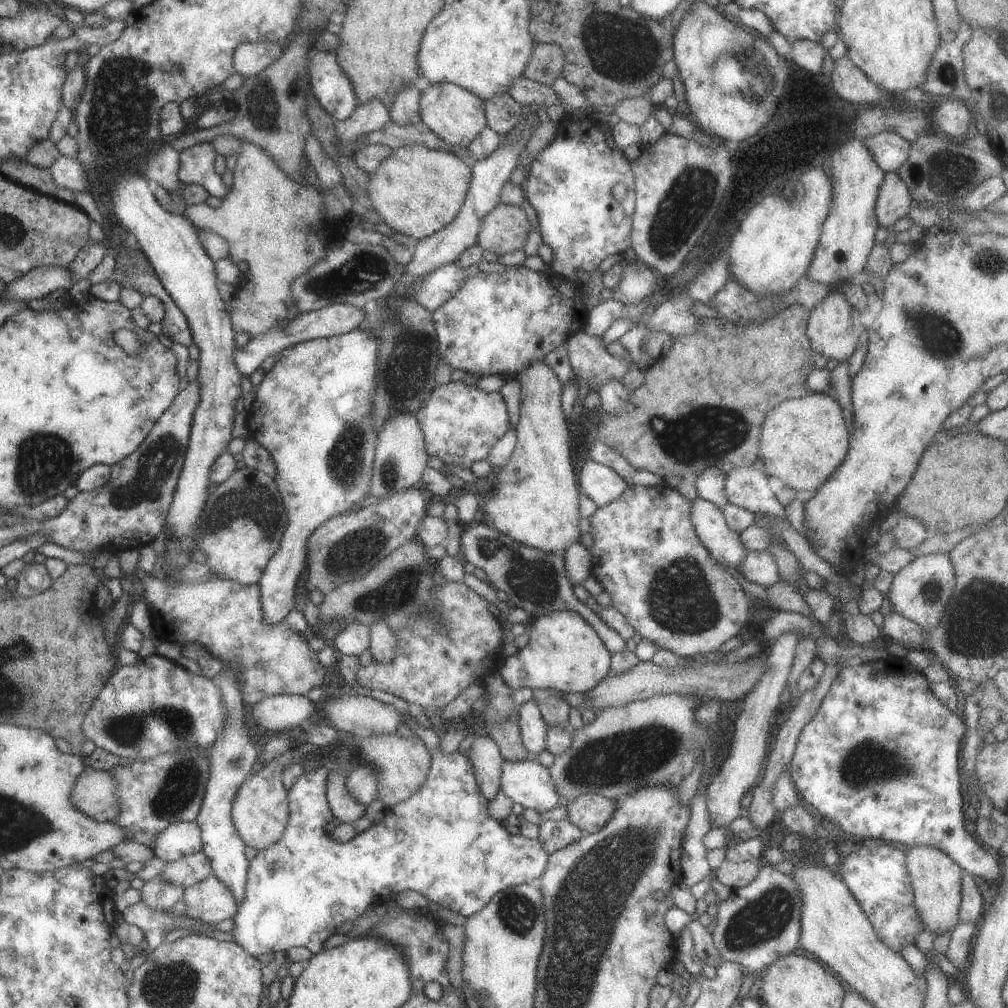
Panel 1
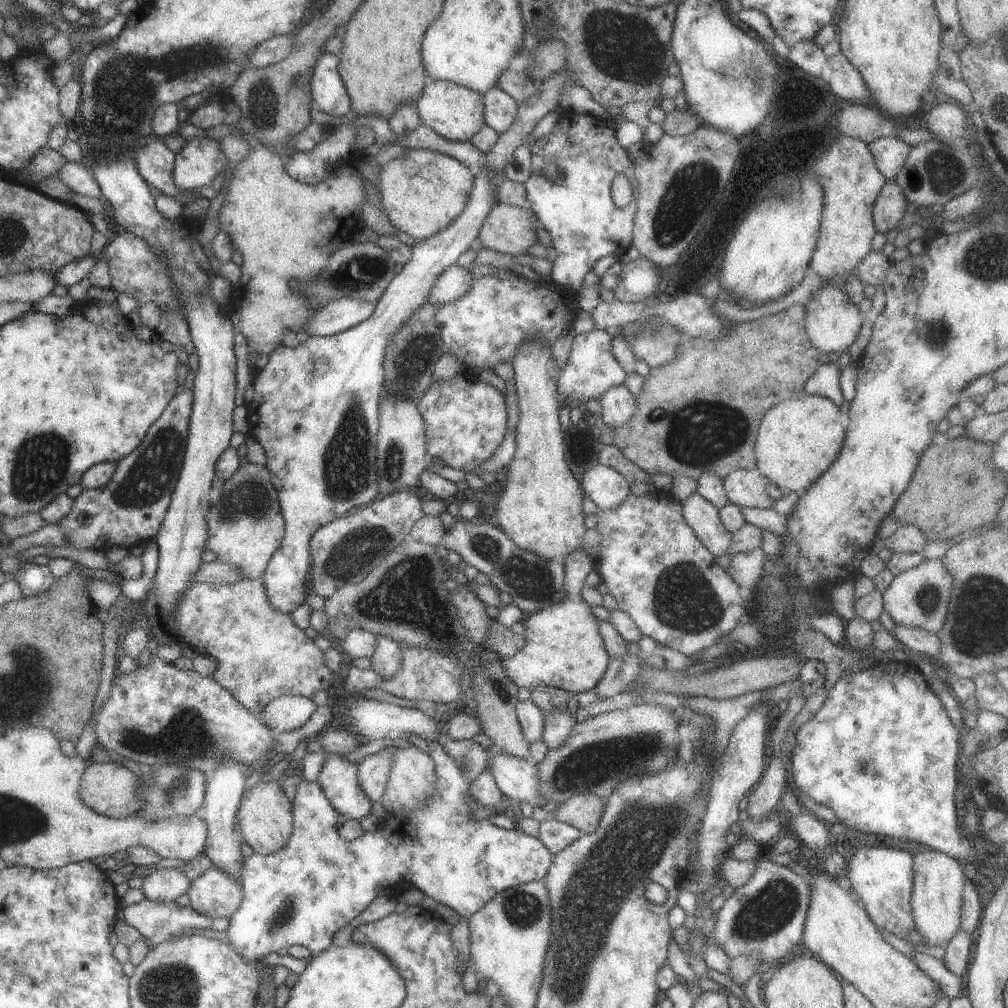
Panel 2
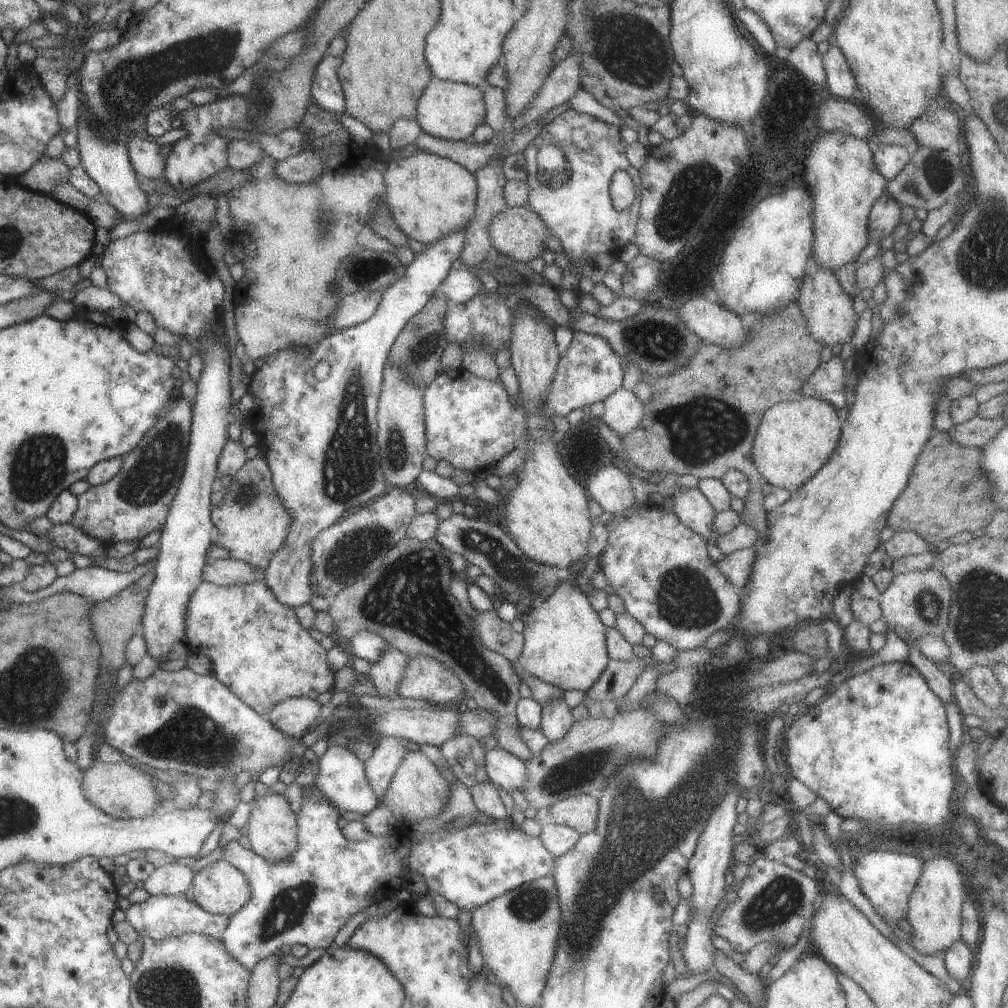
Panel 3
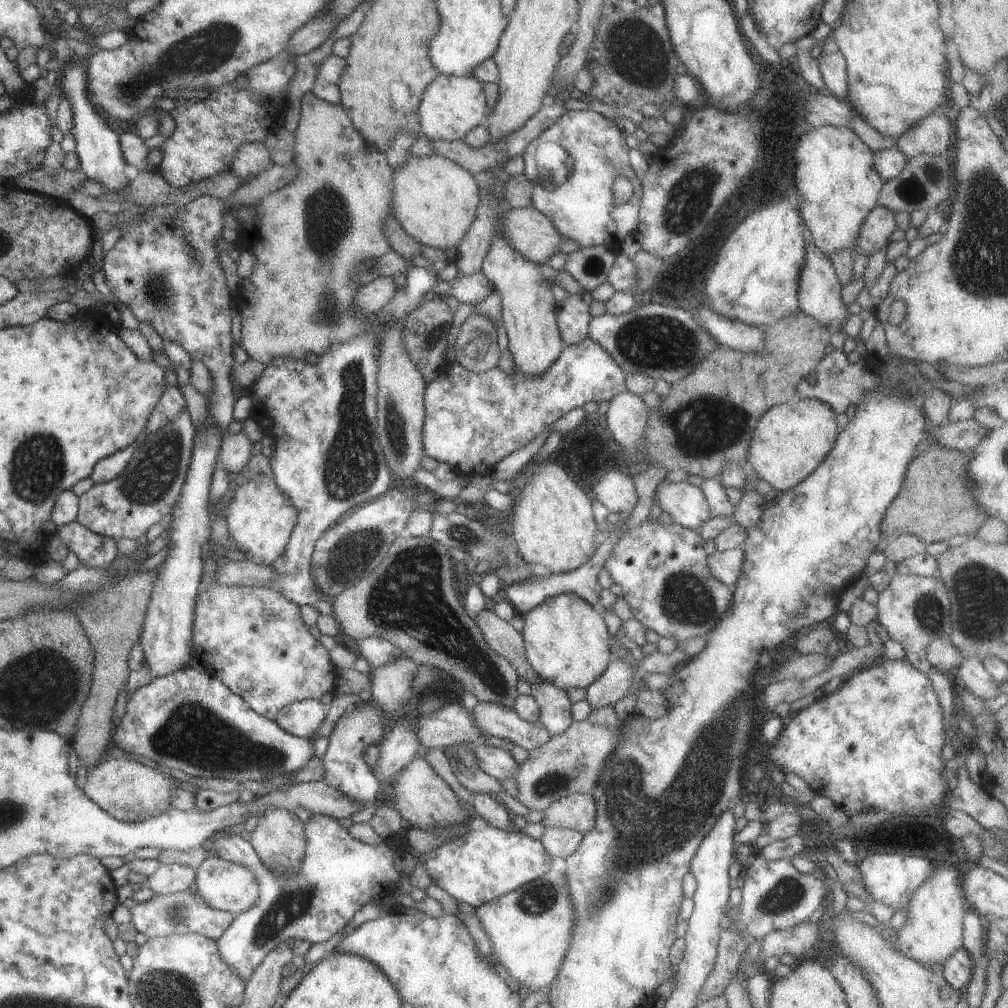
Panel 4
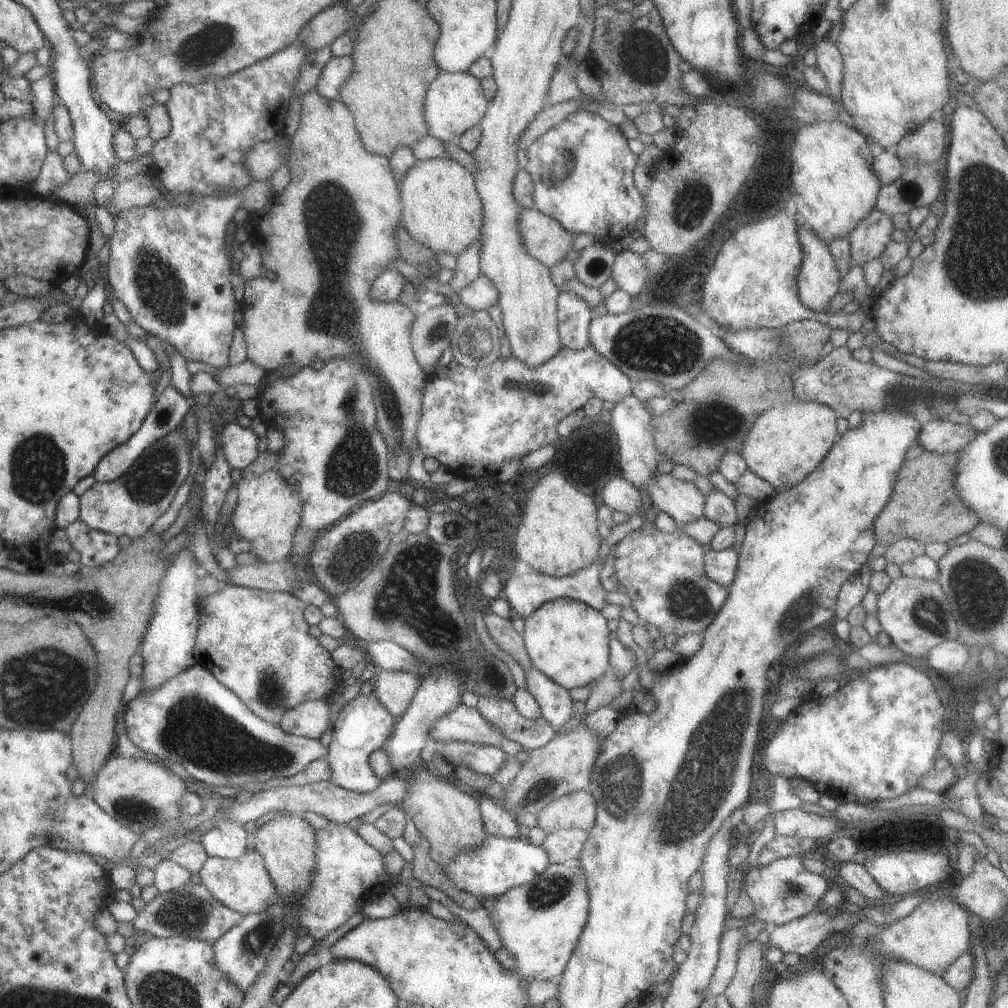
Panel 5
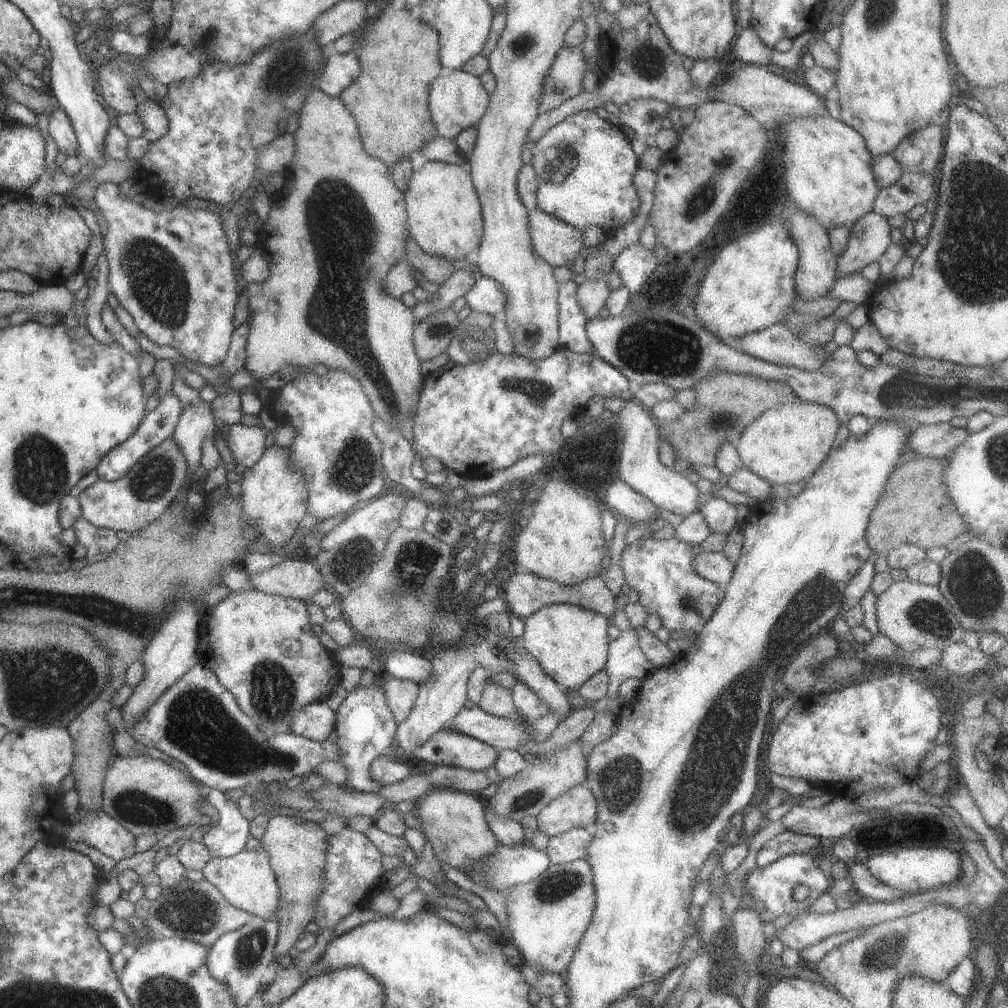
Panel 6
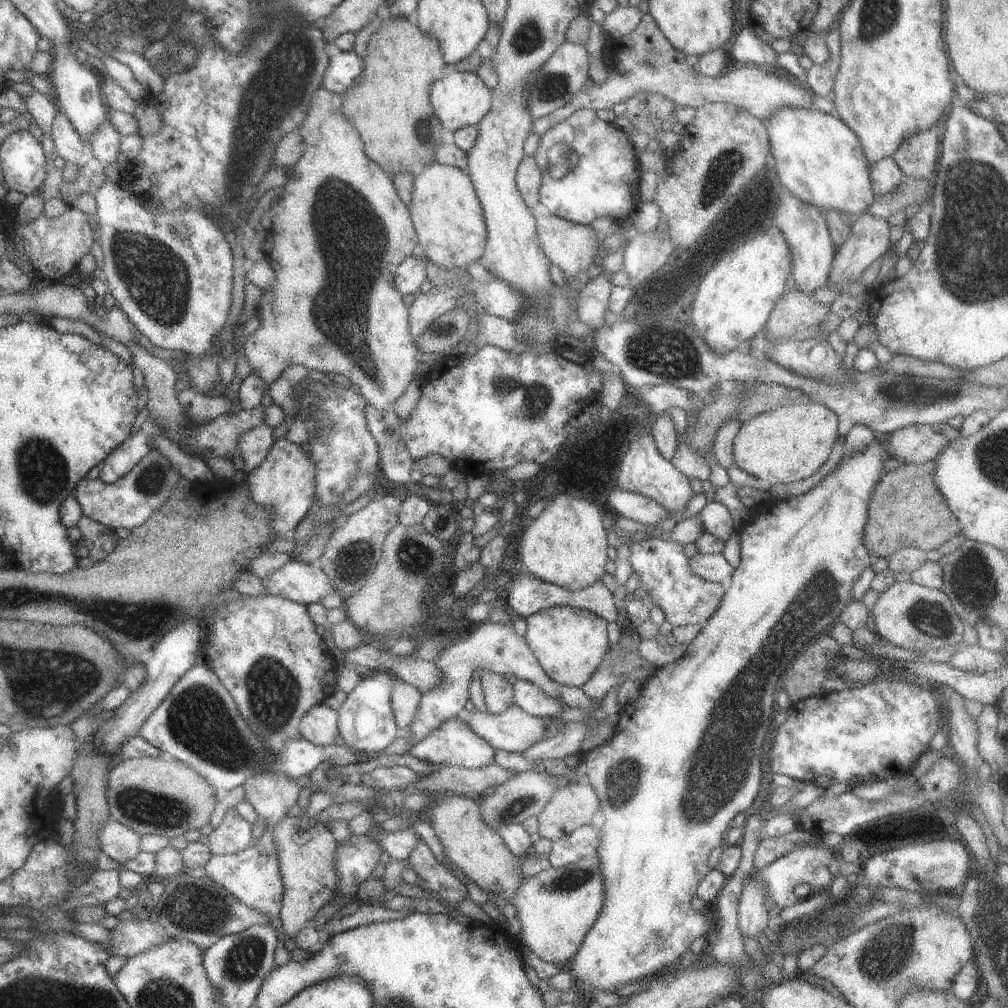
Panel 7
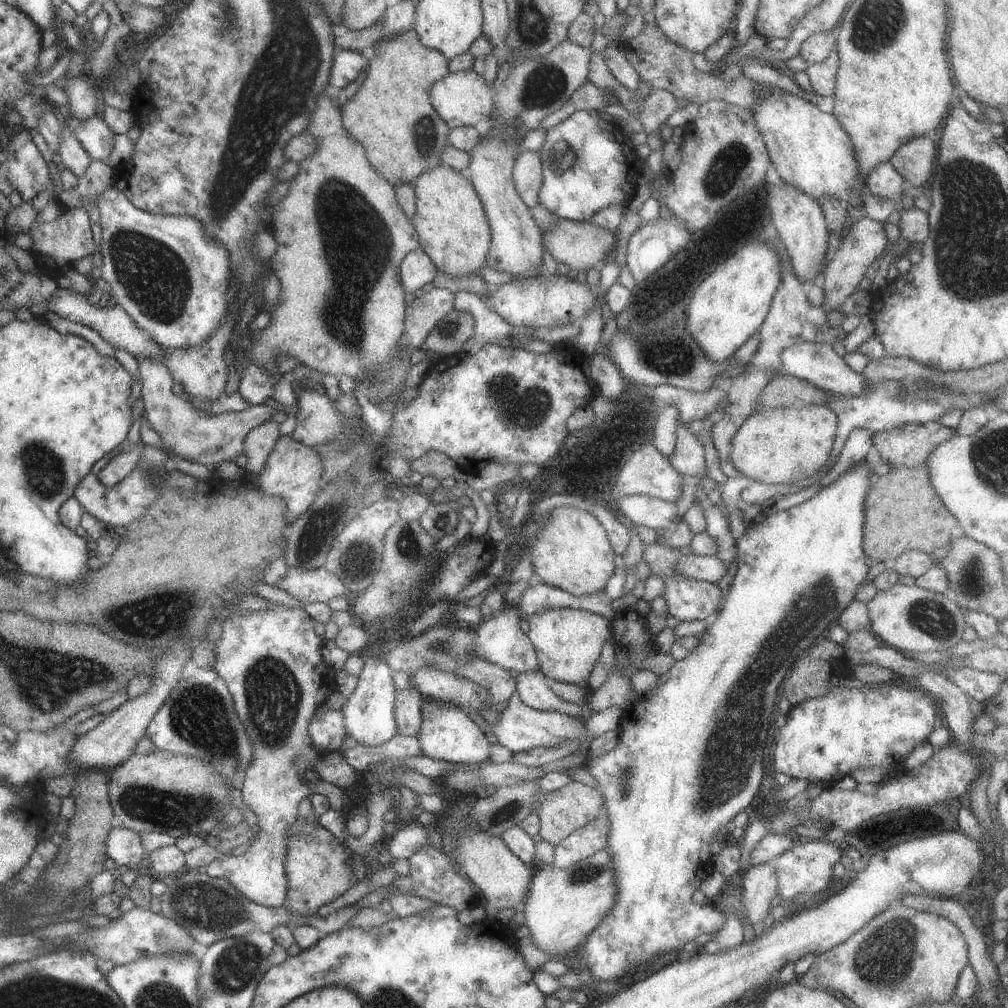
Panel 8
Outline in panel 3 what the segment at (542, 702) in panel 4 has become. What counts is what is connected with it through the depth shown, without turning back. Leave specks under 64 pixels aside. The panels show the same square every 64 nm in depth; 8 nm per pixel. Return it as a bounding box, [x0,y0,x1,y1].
[539,701,574,742]

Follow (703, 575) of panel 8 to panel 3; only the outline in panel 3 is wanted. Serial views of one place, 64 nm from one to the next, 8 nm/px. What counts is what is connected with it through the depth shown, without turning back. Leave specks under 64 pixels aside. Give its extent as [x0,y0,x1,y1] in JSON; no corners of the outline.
[716,547,758,587]

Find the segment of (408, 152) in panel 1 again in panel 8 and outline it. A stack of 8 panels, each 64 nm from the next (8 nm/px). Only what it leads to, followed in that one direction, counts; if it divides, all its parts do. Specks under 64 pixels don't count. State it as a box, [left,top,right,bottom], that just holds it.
[412,165,490,277]

